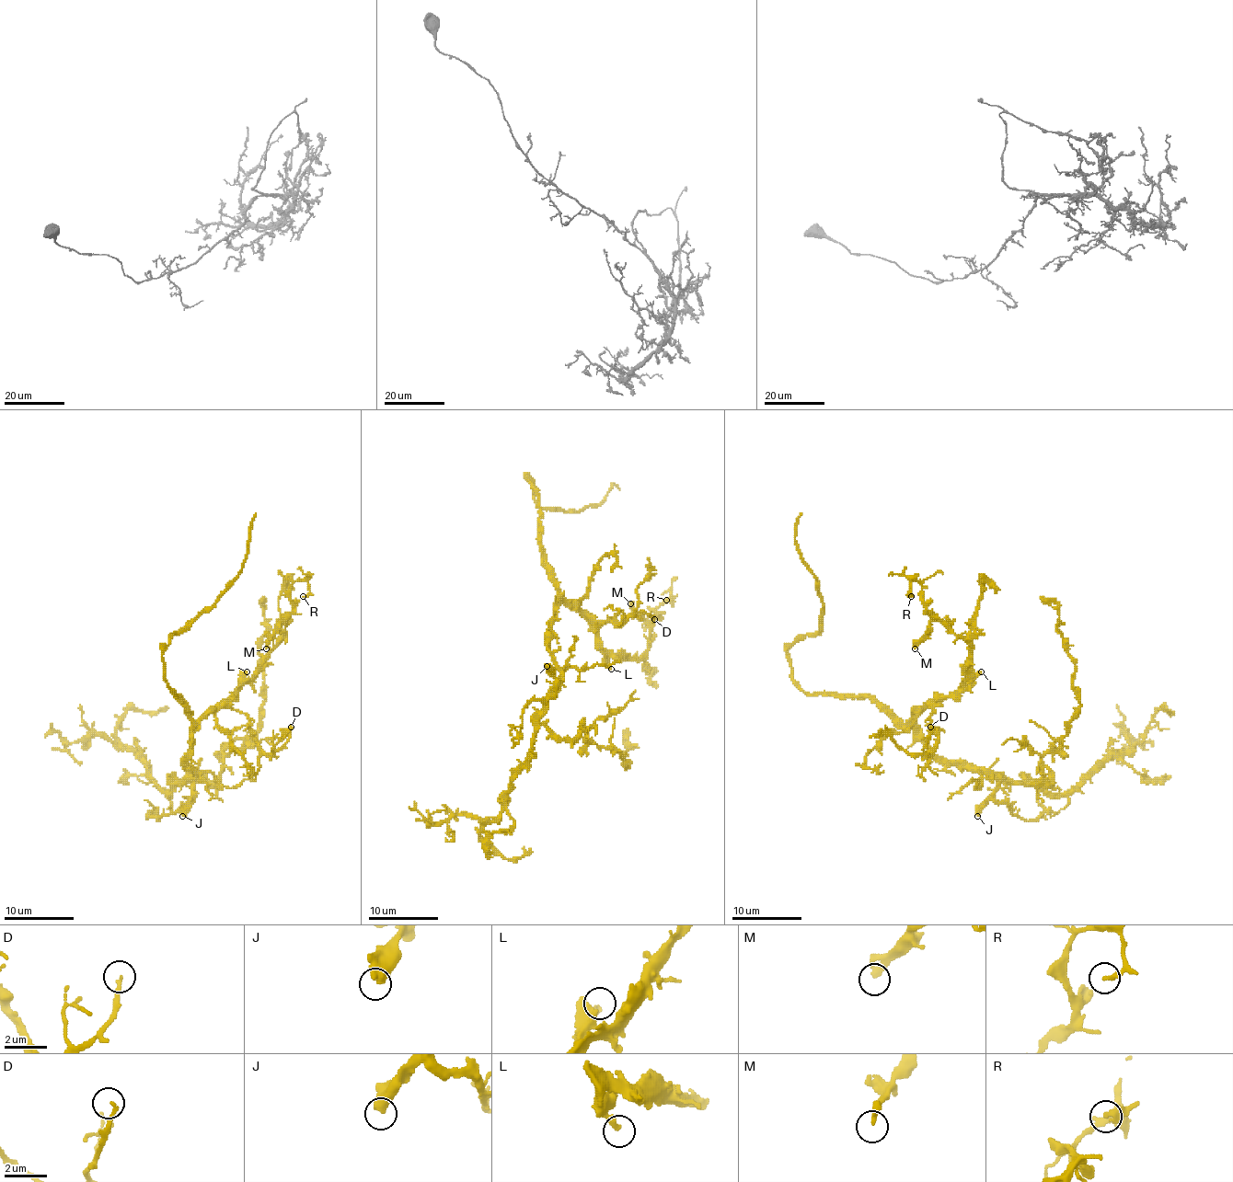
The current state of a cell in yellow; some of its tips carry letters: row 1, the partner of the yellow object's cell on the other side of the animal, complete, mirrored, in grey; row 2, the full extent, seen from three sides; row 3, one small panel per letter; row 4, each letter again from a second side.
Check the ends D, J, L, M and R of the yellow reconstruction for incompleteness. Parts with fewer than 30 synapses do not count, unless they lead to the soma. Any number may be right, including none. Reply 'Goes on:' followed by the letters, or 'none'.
Goes on: J

